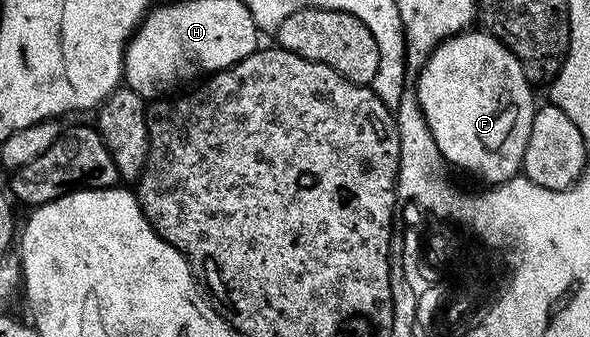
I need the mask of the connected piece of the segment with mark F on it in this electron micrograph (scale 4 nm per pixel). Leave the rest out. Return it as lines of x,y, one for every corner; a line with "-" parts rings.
469,28
462,33
454,34
452,38
447,39
447,41
442,42
440,46
436,46
433,49
433,54
425,61
425,67
423,67
420,74
416,75
415,82
417,82
417,87
415,87
415,93
417,102
421,105
421,111
425,113
431,136
446,163
450,167
462,166
463,169
470,170
471,173
478,174
481,178
486,178
486,183
496,184
506,182
509,178
518,177
522,173
525,164
525,153
527,152
527,136
531,136
531,124
533,123
533,111
535,109
535,101
533,102
534,87
526,80
519,60
498,38
494,38
492,34
484,29
473,29

